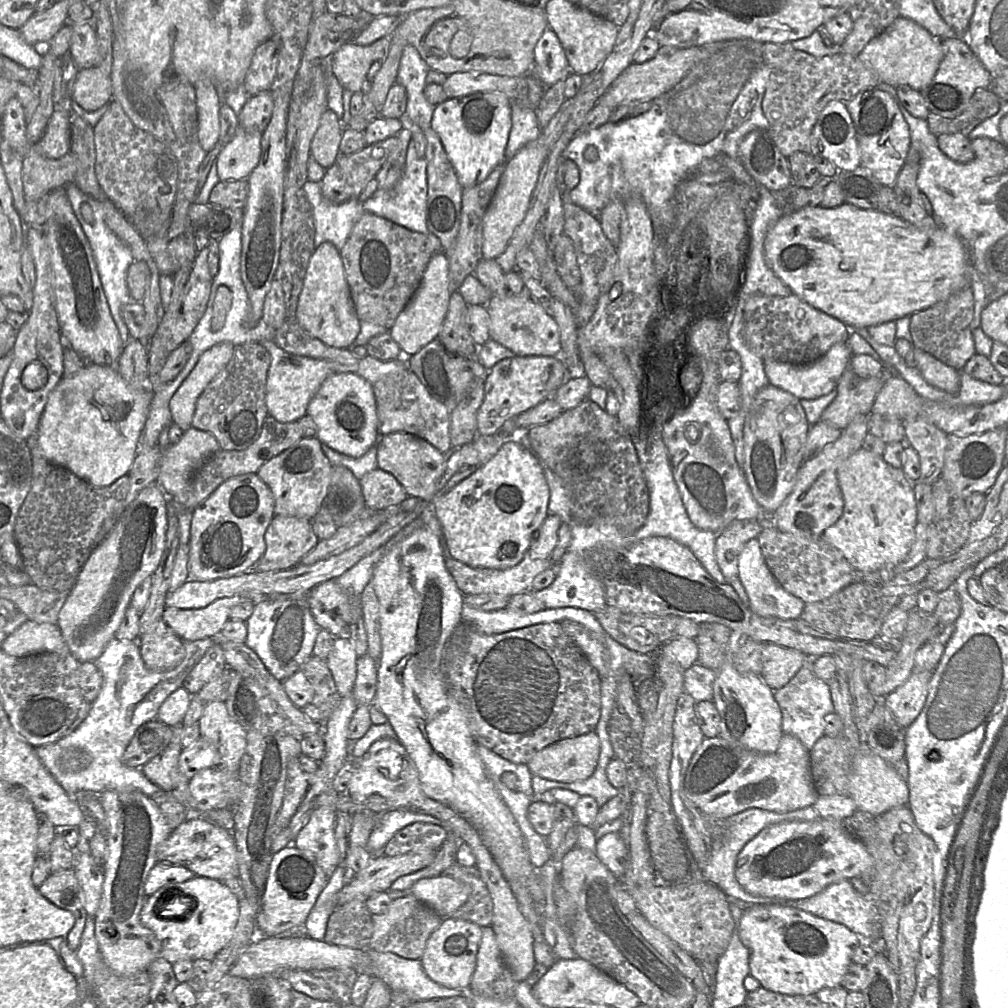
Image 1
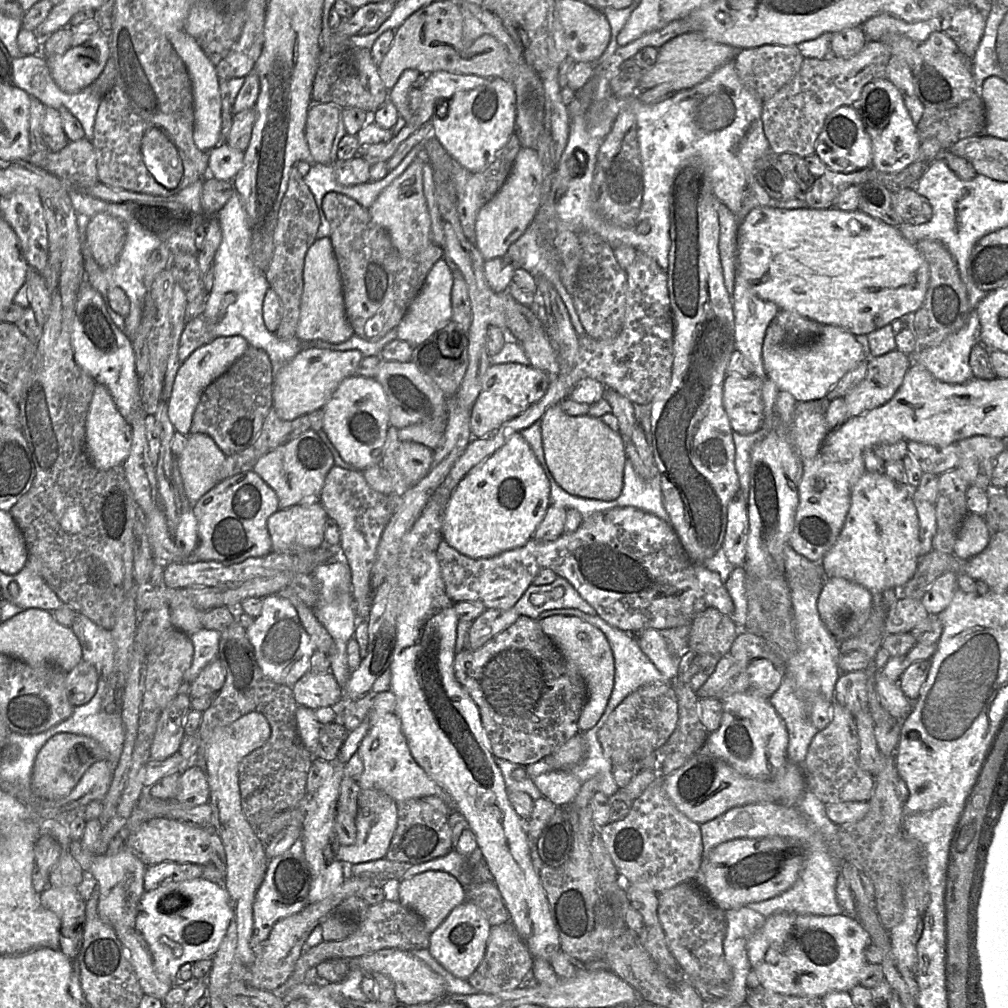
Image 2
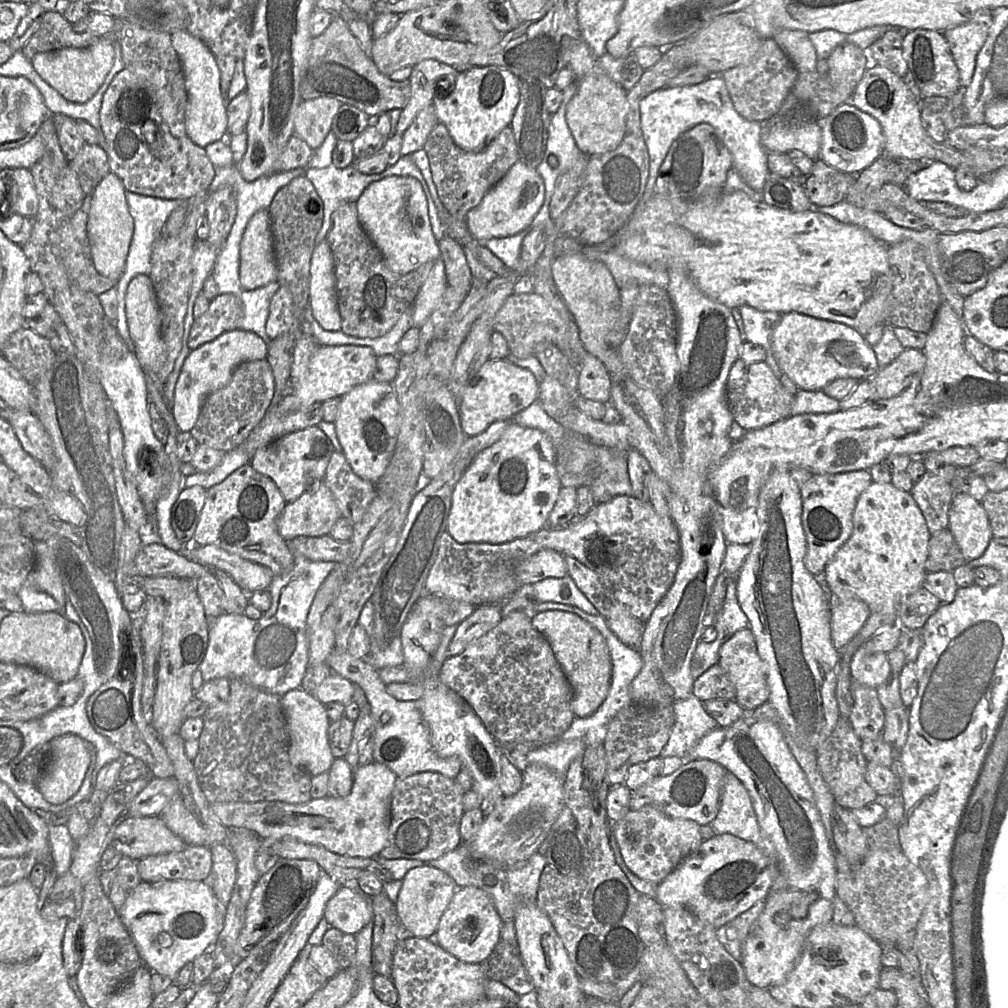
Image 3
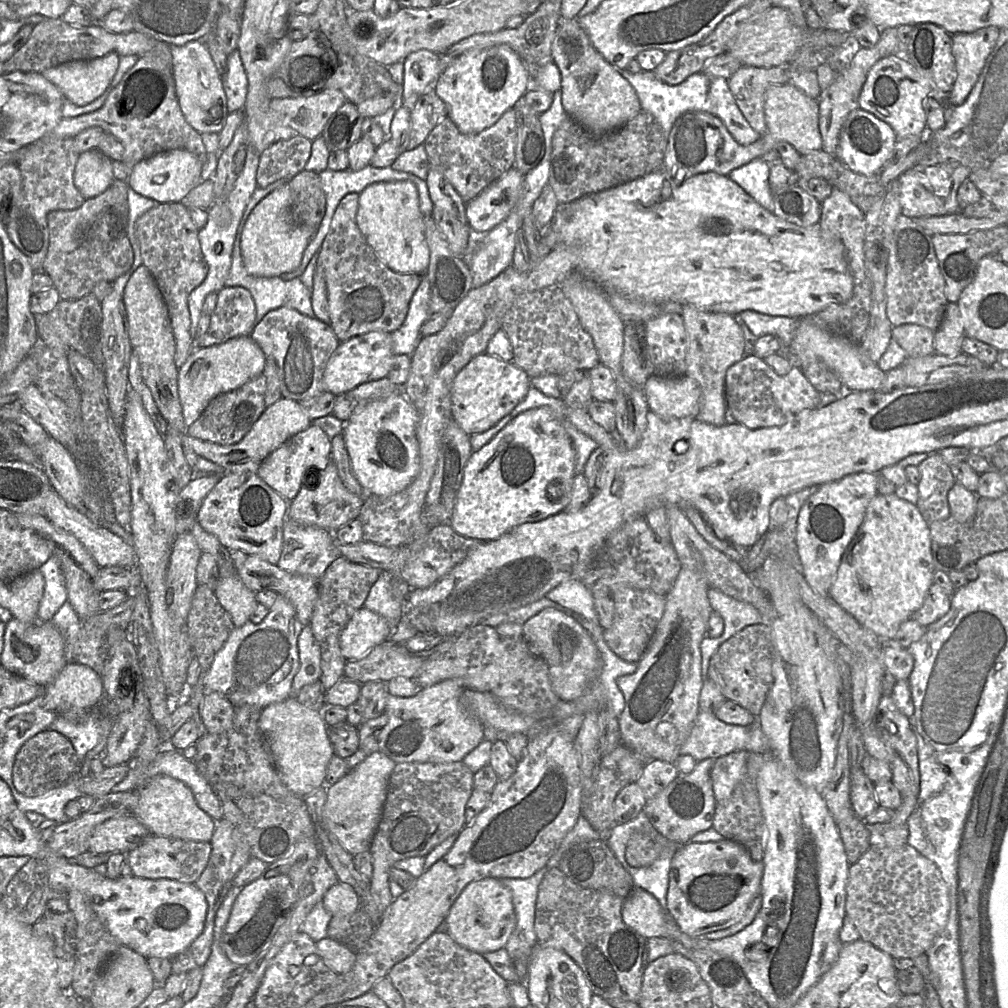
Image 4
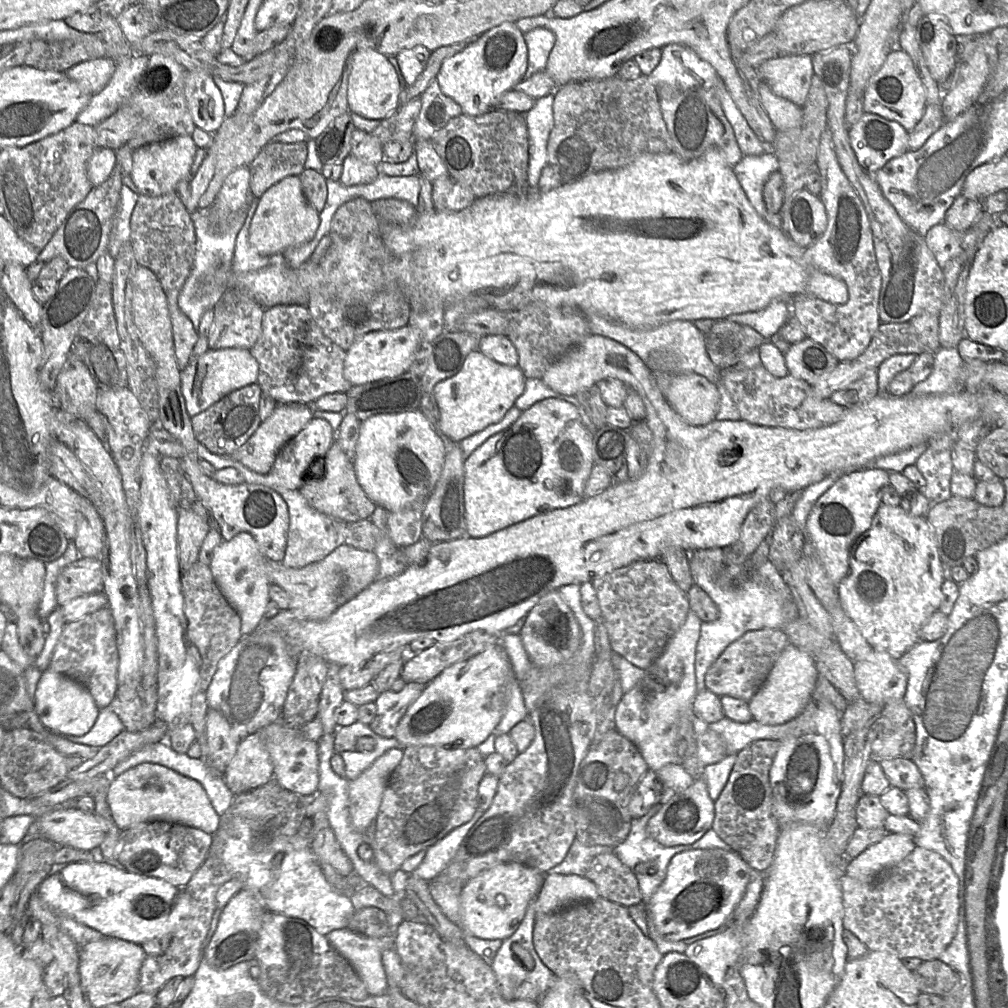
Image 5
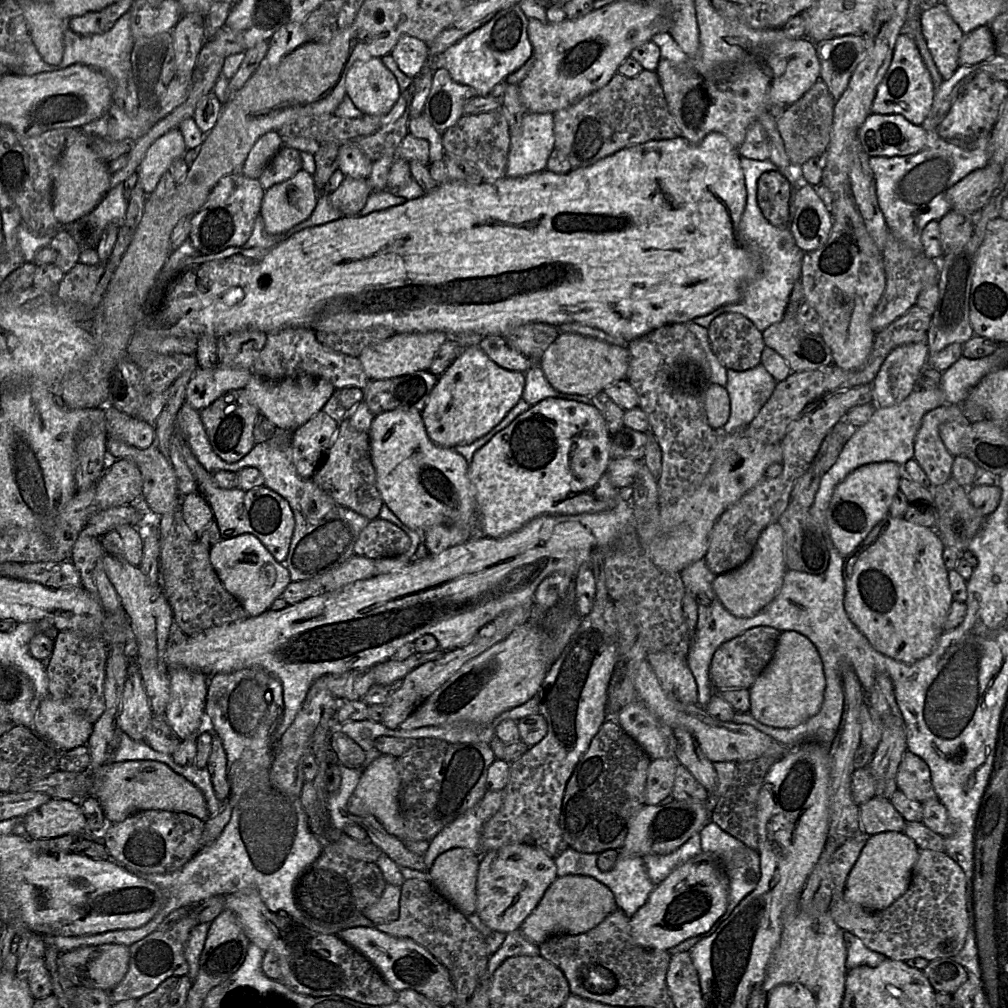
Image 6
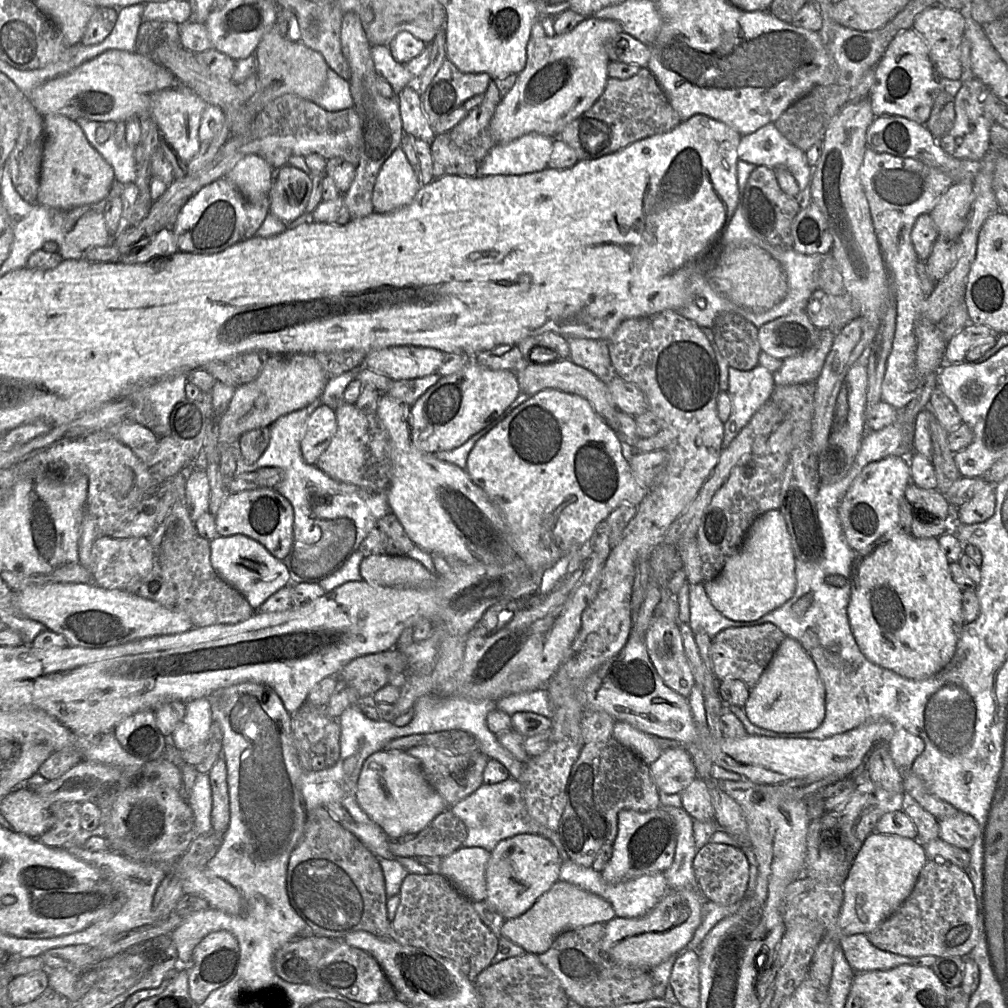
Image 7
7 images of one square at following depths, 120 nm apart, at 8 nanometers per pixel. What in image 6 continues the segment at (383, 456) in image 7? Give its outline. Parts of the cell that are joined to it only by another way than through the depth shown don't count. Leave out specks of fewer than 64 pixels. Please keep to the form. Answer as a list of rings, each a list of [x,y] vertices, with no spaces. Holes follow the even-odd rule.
[[[349,418],[343,419],[327,452],[327,459],[310,479],[338,504],[373,520],[378,518],[384,502],[376,486],[376,472],[372,464],[368,433],[357,431]]]

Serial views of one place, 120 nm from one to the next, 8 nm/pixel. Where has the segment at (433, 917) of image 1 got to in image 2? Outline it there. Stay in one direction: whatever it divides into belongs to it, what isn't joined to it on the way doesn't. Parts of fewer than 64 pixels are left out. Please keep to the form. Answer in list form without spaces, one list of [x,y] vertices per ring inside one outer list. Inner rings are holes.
[[[384,900],[368,908],[365,918],[348,938],[342,941],[322,941],[316,946],[306,947],[296,961],[289,978],[274,993],[277,997],[283,998],[289,989],[304,982],[304,974],[308,969],[316,967],[322,961],[336,958],[357,958],[384,948],[412,952],[417,949],[428,948],[429,937],[430,933],[425,928],[424,921],[418,913],[402,905],[399,901]]]

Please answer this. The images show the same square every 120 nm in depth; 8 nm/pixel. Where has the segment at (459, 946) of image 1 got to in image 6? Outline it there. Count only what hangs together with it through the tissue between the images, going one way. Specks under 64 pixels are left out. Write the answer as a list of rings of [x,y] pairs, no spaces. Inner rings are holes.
[[[513,843],[513,844],[508,844],[503,847],[500,847],[486,854],[483,854],[481,855],[480,865],[478,868],[477,881],[476,881],[477,902],[476,902],[475,913],[479,916],[481,921],[492,930],[504,932],[506,934],[509,932],[515,931],[520,927],[520,925],[523,923],[526,917],[537,906],[537,904],[541,900],[547,888],[556,878],[557,878],[557,870],[556,870],[556,865],[555,865],[555,859],[551,857],[549,854],[547,854],[543,849],[537,846],[524,844],[524,843]]]

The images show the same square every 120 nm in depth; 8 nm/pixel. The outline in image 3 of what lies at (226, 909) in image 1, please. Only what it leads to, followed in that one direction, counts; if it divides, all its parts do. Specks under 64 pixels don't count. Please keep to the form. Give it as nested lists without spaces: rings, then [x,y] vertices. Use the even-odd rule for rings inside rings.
[[[163,879],[141,881],[127,893],[119,917],[133,939],[142,963],[150,971],[168,976],[173,983],[185,964],[216,943],[226,908],[204,880]]]

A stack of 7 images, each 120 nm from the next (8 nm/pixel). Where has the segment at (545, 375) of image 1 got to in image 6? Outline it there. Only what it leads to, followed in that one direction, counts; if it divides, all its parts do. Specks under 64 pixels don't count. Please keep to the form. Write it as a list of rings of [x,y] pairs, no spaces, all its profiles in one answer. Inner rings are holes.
[[[477,346],[467,347],[439,376],[421,411],[426,433],[444,448],[467,445],[498,425],[522,398],[524,388],[524,373],[500,367]]]

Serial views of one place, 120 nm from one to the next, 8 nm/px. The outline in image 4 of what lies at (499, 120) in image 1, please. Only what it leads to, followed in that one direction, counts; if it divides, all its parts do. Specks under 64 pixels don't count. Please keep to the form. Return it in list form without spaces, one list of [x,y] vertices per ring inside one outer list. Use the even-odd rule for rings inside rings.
[[[507,45],[467,51],[447,66],[434,84],[439,98],[445,103],[448,118],[465,135],[474,135],[494,125],[500,117],[513,108],[530,87],[530,77],[518,55]]]

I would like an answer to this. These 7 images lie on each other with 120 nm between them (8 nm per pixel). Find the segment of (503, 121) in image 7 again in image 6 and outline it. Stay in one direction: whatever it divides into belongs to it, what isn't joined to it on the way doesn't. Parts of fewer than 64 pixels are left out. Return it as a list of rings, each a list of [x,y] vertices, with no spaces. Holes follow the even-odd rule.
[[[618,1],[576,19],[560,23],[528,20],[527,35],[532,45],[533,65],[519,83],[519,95],[526,112],[551,113],[567,108],[605,86],[616,74],[618,66],[633,49],[651,41],[656,34],[666,32],[672,23],[671,15],[662,6],[648,3]]]

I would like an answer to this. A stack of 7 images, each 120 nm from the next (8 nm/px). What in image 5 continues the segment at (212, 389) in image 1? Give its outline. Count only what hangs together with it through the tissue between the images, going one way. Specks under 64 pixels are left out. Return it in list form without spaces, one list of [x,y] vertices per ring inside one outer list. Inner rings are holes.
[[[258,383],[237,389],[191,418],[196,440],[212,454],[231,456],[256,431],[261,423],[259,408],[262,391]]]

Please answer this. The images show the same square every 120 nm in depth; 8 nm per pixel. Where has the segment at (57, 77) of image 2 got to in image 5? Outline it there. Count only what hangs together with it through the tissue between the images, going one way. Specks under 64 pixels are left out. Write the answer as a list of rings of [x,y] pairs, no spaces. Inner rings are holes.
[[[112,58],[86,60],[65,71],[66,75],[79,86],[94,95],[99,93],[111,80],[116,70],[116,61]]]

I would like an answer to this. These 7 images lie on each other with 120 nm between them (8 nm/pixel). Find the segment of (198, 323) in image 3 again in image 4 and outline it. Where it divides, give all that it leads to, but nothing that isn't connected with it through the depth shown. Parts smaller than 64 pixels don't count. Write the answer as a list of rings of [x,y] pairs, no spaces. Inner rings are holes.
[[[240,286],[223,287],[217,294],[217,304],[211,314],[208,330],[195,347],[208,347],[229,339],[251,335],[256,308],[250,292]]]

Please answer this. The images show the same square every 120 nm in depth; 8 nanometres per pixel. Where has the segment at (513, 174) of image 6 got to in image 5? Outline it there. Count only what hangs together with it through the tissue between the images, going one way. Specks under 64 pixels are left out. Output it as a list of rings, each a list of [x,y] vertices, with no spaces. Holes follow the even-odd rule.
[[[554,93],[536,99],[534,106],[525,113],[528,135],[527,181],[532,188],[539,188],[542,169],[549,163],[547,145],[554,125]]]

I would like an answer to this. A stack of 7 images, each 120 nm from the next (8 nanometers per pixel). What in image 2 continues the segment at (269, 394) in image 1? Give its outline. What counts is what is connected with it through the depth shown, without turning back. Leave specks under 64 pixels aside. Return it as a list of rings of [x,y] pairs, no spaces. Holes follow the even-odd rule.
[[[305,346],[274,377],[272,386],[272,407],[282,420],[294,420],[308,415],[330,400],[339,384],[353,376],[363,358],[359,350],[333,351]]]

